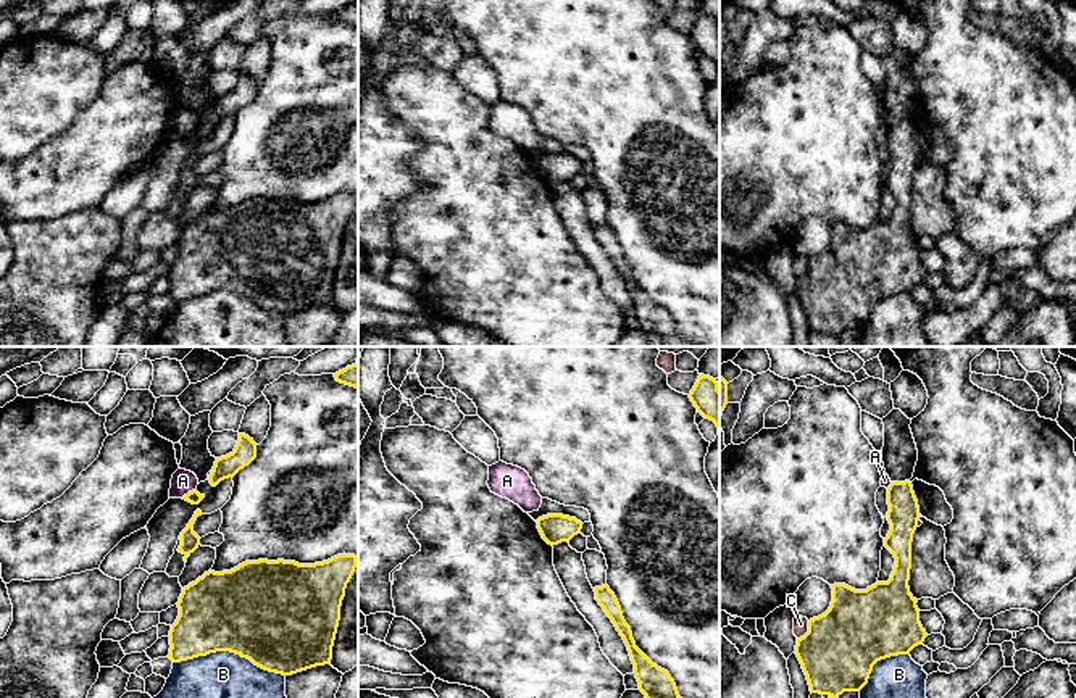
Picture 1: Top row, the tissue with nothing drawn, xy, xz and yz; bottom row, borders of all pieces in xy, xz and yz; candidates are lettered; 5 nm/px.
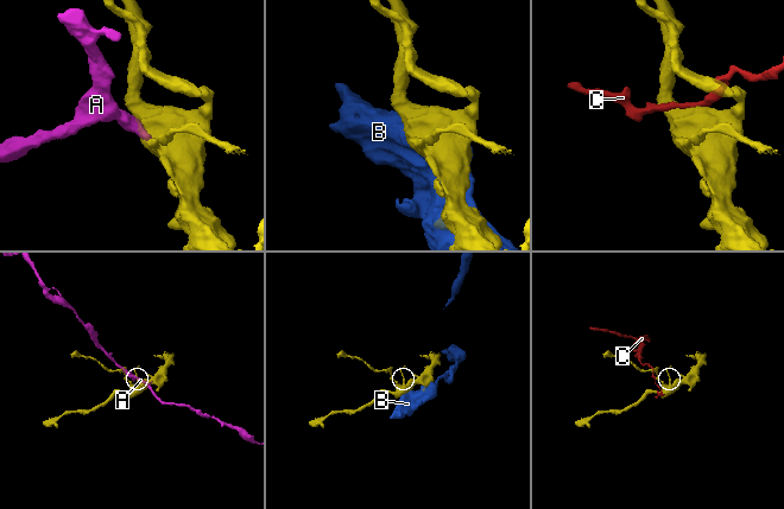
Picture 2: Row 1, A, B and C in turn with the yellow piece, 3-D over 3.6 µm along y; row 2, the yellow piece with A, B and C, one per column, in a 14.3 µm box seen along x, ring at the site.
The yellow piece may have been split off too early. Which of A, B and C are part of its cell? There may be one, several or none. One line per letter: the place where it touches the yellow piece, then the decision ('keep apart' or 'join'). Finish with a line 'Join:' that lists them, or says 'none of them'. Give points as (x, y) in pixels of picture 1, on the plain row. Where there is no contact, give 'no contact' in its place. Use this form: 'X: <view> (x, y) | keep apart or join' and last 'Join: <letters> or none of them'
A: xy (189, 131) | keep apart
B: xy (229, 289) | keep apart
C: yz (809, 270) | keep apart
Join: none of them

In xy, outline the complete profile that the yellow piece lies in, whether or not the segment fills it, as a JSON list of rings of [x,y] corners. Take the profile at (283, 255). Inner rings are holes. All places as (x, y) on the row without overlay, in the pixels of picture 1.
[[[337,193],[315,203],[295,200],[245,200],[231,210],[208,210],[182,227],[179,255],[169,269],[173,301],[231,290],[255,305],[292,314],[329,303],[347,222],[357,206],[355,193]]]

